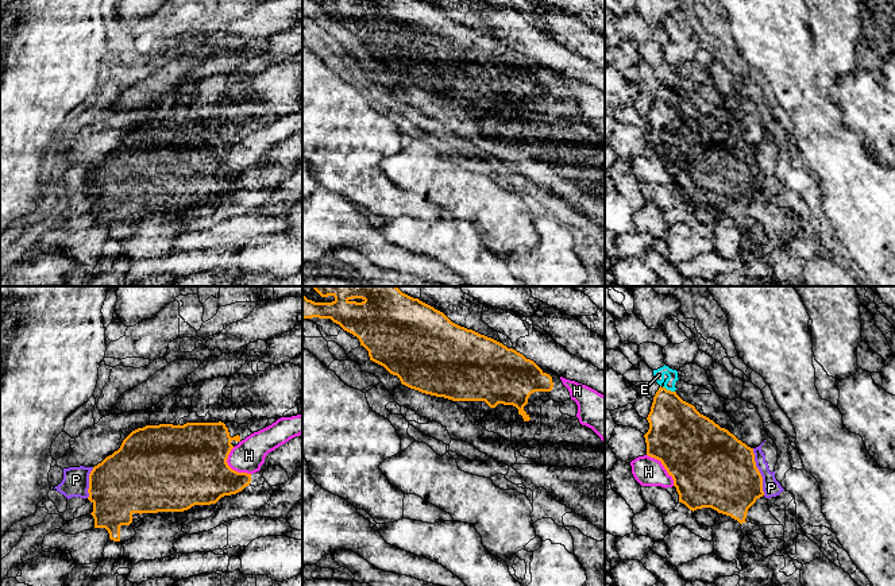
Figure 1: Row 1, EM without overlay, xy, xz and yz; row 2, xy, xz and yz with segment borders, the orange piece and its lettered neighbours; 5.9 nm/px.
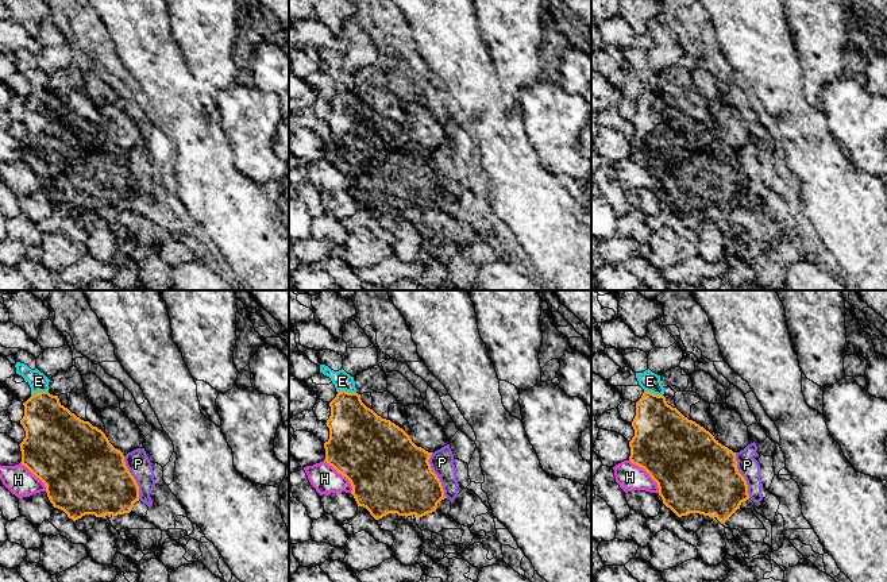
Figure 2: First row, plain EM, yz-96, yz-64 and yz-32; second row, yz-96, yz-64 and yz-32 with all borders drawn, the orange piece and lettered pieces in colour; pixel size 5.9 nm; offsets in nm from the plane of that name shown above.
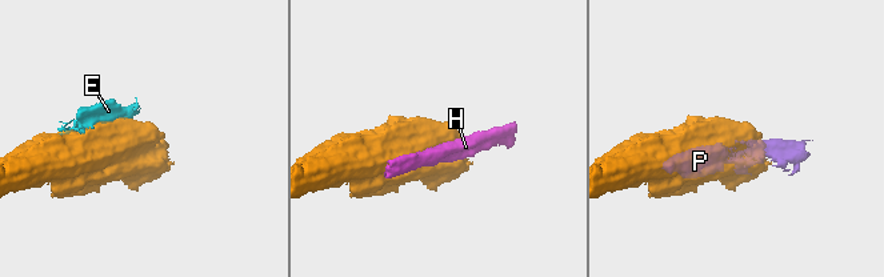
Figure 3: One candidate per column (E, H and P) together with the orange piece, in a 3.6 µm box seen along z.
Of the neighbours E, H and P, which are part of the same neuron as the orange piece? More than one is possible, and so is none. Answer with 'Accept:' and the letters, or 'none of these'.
Accept: none of these

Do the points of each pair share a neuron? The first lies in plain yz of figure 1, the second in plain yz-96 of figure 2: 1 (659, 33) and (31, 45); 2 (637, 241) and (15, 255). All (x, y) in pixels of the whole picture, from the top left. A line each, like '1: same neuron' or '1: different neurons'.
1: same neuron
2: same neuron

